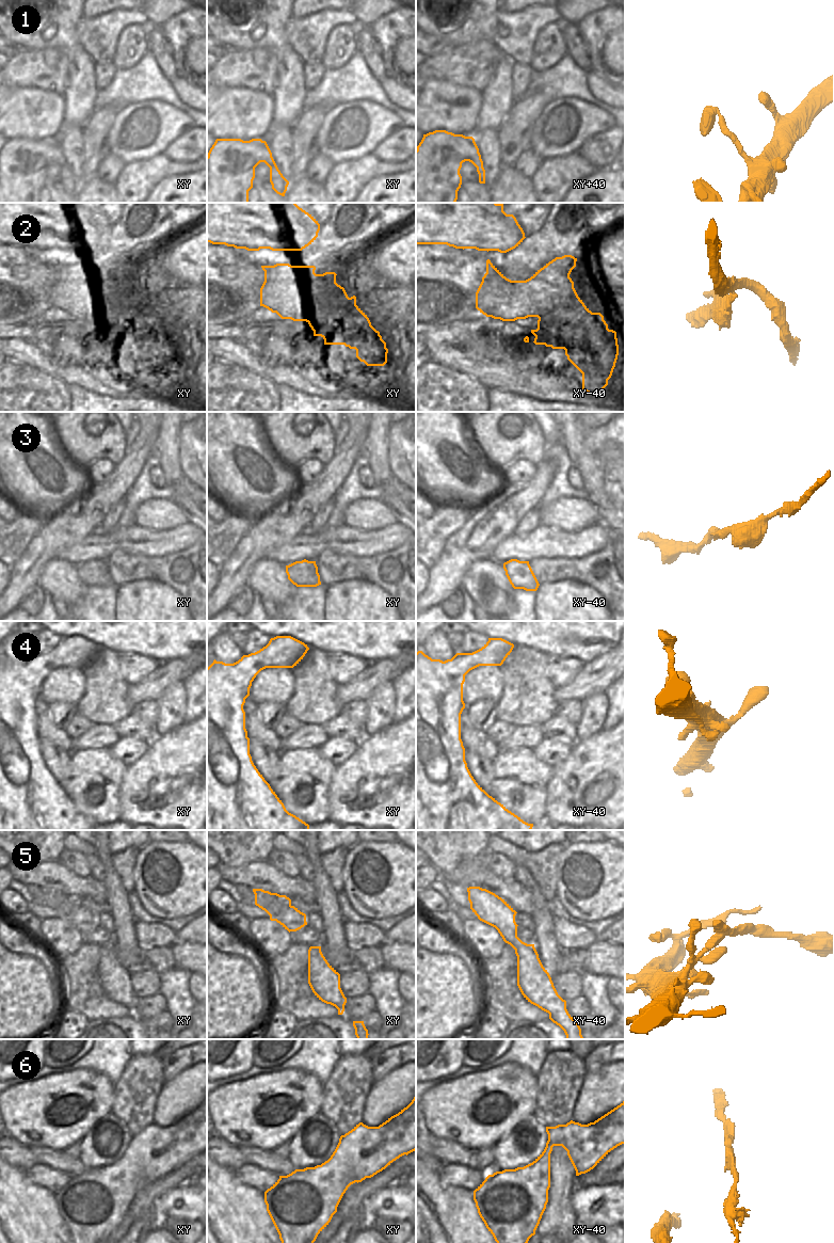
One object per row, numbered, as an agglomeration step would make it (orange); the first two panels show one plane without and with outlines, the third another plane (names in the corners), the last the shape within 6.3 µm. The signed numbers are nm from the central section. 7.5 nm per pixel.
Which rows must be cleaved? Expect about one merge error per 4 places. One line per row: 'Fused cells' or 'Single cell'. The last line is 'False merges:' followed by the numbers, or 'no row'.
1: Single cell
2: Fused cells
3: Single cell
4: Single cell
5: Fused cells
6: Single cell
False merges: 2, 5

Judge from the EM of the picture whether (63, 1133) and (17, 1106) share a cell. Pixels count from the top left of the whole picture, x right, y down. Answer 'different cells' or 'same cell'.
same cell

